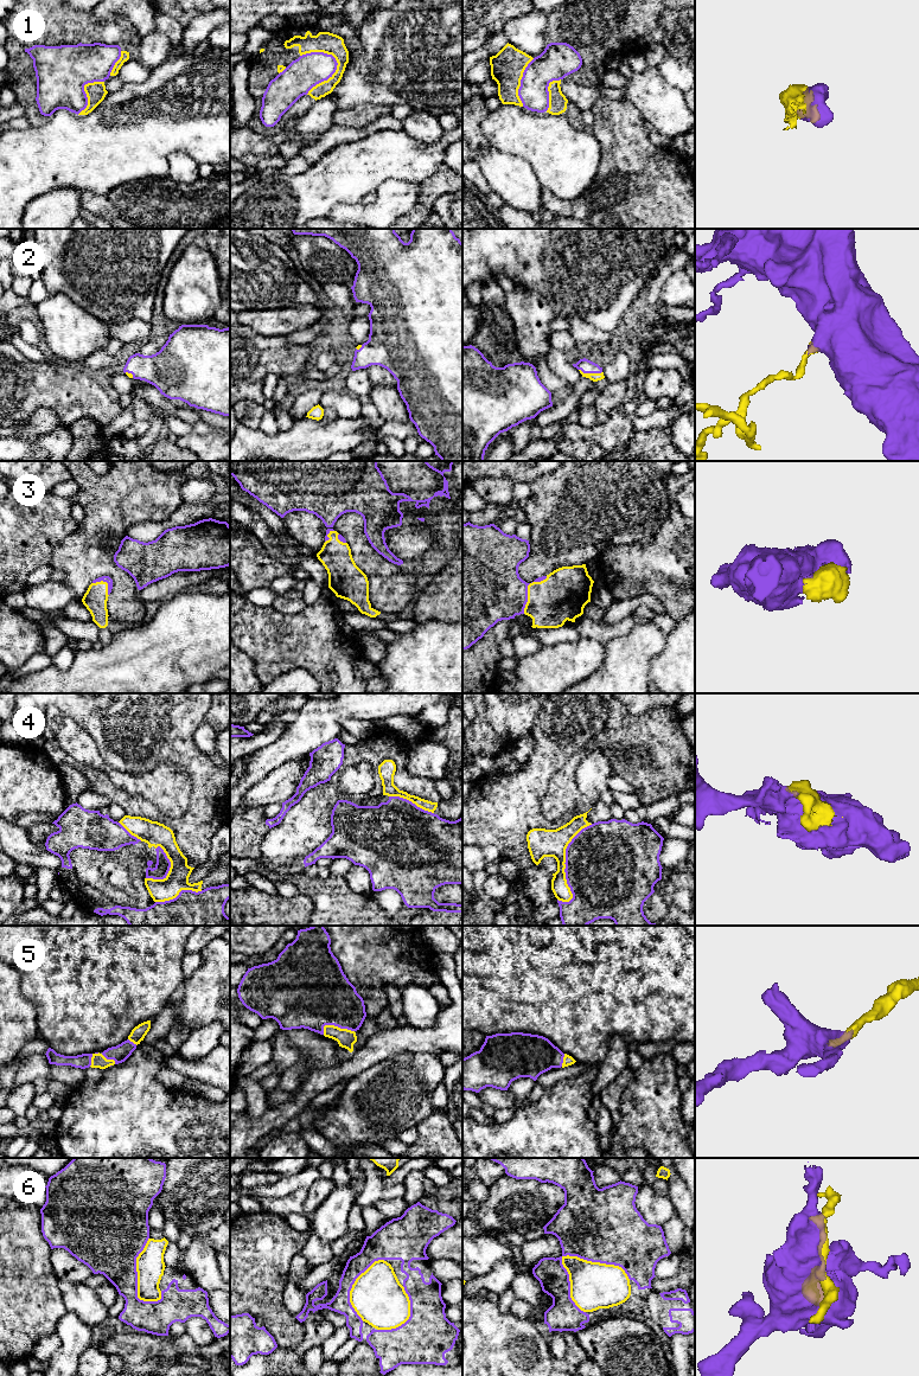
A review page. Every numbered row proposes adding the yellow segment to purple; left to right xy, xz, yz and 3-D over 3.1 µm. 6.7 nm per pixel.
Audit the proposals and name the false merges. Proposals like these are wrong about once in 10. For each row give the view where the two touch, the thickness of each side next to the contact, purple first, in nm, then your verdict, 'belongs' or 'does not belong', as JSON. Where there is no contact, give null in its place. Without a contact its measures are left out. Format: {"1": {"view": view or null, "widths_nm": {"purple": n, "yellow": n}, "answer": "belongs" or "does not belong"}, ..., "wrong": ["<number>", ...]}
{"1": {"view": "xz", "widths_nm": {"purple": 220, "yellow": 140}, "answer": "does not belong"}, "2": {"view": "yz", "widths_nm": {"purple": 90, "yellow": 60}, "answer": "belongs"}, "3": {"view": "yz", "widths_nm": {"purple": 440, "yellow": 320}, "answer": "belongs"}, "4": {"view": "yz", "widths_nm": {"purple": 500, "yellow": 190}, "answer": "does not belong"}, "5": {"view": "xz", "widths_nm": {"purple": 420, "yellow": 120}, "answer": "belongs"}, "6": {"view": "yz", "widths_nm": {"purple": 500, "yellow": 320}, "answer": "belongs"}, "wrong": ["1", "4"]}

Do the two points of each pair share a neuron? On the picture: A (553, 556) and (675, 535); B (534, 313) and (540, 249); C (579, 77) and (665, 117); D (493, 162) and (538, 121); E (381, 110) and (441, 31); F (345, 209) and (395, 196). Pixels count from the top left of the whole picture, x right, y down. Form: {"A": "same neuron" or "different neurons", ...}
{"A": "different neurons", "B": "different neurons", "C": "different neurons", "D": "different neurons", "E": "different neurons", "F": "same neuron"}

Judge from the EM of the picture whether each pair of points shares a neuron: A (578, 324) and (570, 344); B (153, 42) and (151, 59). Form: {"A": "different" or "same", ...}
{"A": "different", "B": "same"}

